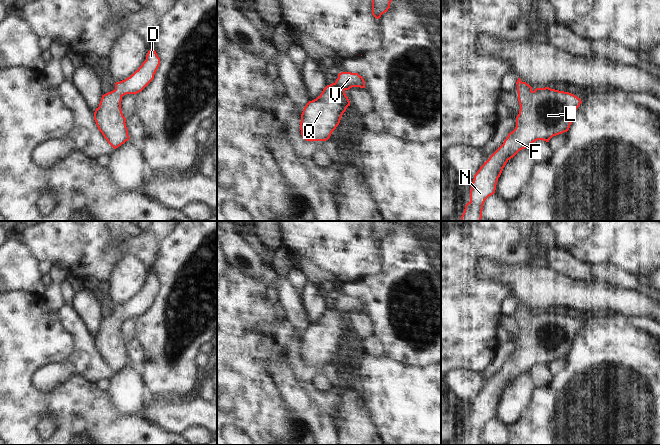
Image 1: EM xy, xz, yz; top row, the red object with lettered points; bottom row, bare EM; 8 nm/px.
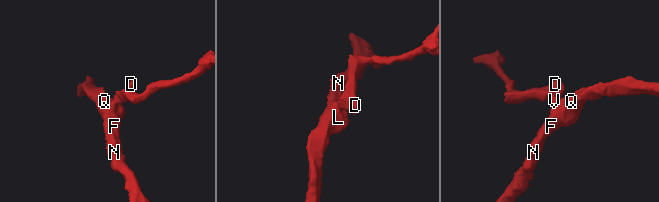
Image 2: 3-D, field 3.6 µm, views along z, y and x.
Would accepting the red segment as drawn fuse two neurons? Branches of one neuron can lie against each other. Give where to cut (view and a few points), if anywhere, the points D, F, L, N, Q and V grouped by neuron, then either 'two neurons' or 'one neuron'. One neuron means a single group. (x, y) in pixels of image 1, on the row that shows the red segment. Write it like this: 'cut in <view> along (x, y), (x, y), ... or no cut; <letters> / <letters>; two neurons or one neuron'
no cut; D F L N Q V; one neuron

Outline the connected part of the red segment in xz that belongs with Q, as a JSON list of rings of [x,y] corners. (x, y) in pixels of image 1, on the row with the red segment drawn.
[[[341,72],[334,83],[327,85],[316,99],[306,104],[300,122],[301,135],[306,141],[330,138],[350,106],[345,91],[352,87],[365,88],[363,77],[358,73]]]

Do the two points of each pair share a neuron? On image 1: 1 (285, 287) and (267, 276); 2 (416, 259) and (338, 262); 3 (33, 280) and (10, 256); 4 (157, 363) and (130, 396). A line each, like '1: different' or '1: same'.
1: same
2: different
3: same
4: different

